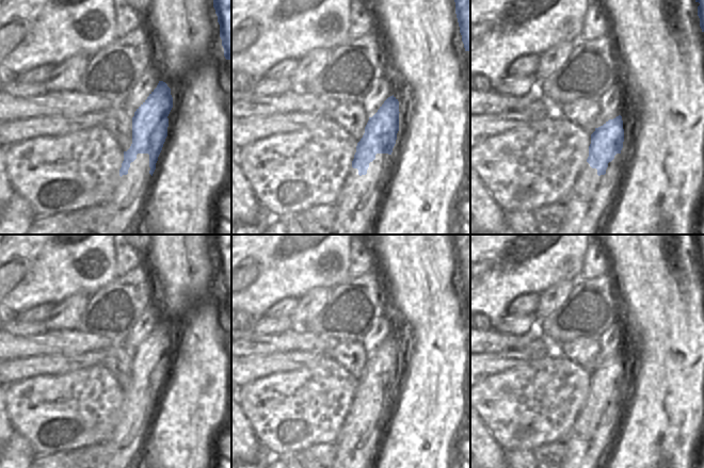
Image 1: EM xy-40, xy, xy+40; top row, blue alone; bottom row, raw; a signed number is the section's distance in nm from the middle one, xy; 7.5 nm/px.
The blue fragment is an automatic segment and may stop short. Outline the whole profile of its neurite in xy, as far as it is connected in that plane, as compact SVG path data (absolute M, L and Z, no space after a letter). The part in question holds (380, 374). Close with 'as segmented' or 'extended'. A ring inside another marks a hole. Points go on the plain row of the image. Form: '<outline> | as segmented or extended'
M393 334L369 356L352 400L362 419L351 436L352 449L336 451L335 468L369 468L388 413L399 370L399 352L399 340Z | extended

